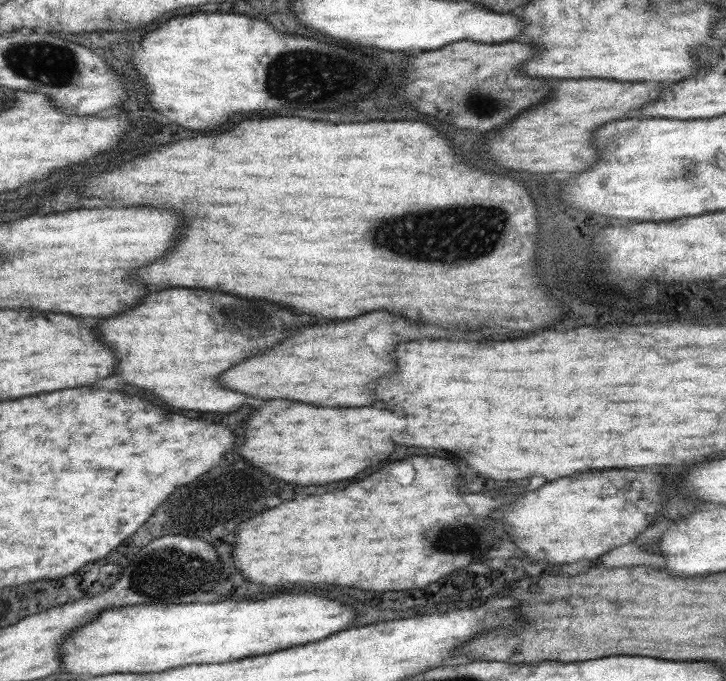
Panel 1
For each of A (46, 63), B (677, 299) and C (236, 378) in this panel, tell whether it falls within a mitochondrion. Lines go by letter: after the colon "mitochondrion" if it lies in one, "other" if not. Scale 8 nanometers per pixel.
A: mitochondrion
B: other
C: other

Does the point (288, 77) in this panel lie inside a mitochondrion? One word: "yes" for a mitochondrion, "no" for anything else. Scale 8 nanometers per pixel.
yes

